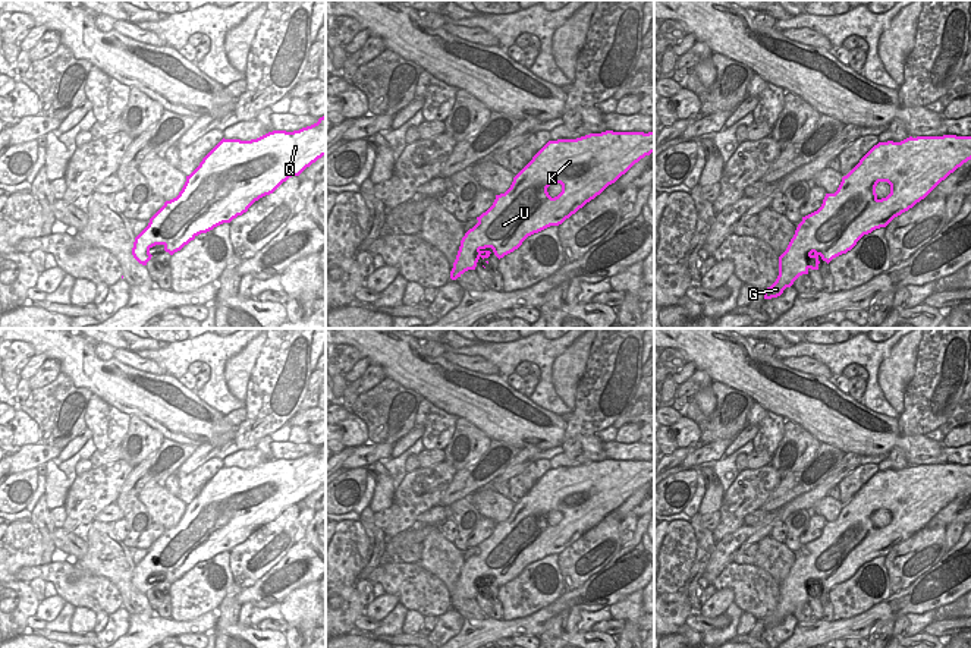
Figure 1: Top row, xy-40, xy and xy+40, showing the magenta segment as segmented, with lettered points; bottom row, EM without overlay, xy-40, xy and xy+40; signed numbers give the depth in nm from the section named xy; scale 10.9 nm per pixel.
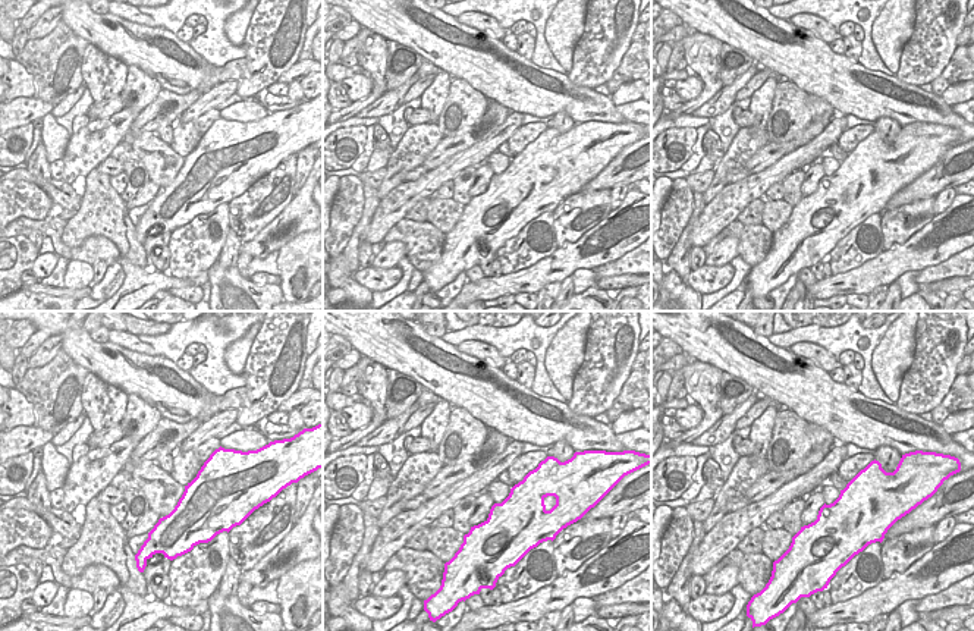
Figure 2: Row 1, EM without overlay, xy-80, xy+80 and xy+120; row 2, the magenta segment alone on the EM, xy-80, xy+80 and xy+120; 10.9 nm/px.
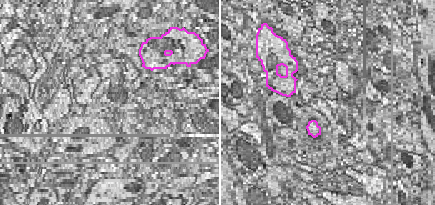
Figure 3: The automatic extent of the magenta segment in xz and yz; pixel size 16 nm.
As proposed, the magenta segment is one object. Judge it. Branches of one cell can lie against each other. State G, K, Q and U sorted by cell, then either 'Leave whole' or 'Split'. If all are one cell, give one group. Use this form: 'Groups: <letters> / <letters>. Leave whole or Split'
Groups: G K Q U. Leave whole.

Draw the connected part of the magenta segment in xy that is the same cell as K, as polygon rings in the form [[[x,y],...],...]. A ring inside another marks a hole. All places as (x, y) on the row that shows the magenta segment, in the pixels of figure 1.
[[[606,130],[576,139],[549,141],[513,177],[510,188],[496,195],[493,205],[477,217],[478,223],[465,233],[450,279],[456,280],[465,271],[475,270],[478,259],[487,259],[491,252],[500,259],[518,249],[528,236],[562,224],[651,152],[654,152],[654,130],[648,133]],[[552,183],[562,185],[562,192],[554,198],[547,192]]]

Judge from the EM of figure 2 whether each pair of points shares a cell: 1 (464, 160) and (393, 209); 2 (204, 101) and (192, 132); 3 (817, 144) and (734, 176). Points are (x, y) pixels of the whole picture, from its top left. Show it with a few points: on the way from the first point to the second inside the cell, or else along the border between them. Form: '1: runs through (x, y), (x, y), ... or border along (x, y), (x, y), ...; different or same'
1: runs through (446, 172), (424, 188), (411, 192); same
2: border along (213, 107), (191, 121), (176, 122); different
3: border along (750, 173), (728, 185); different

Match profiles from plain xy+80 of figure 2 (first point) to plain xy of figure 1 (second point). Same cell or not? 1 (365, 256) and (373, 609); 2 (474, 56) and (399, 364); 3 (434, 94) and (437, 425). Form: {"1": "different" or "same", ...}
{"1": "different", "2": "same", "3": "same"}

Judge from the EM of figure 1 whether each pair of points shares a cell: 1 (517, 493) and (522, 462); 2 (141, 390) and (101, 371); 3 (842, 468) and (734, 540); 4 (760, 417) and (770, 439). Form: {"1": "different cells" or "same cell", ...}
{"1": "different cells", "2": "same cell", "3": "same cell", "4": "same cell"}

